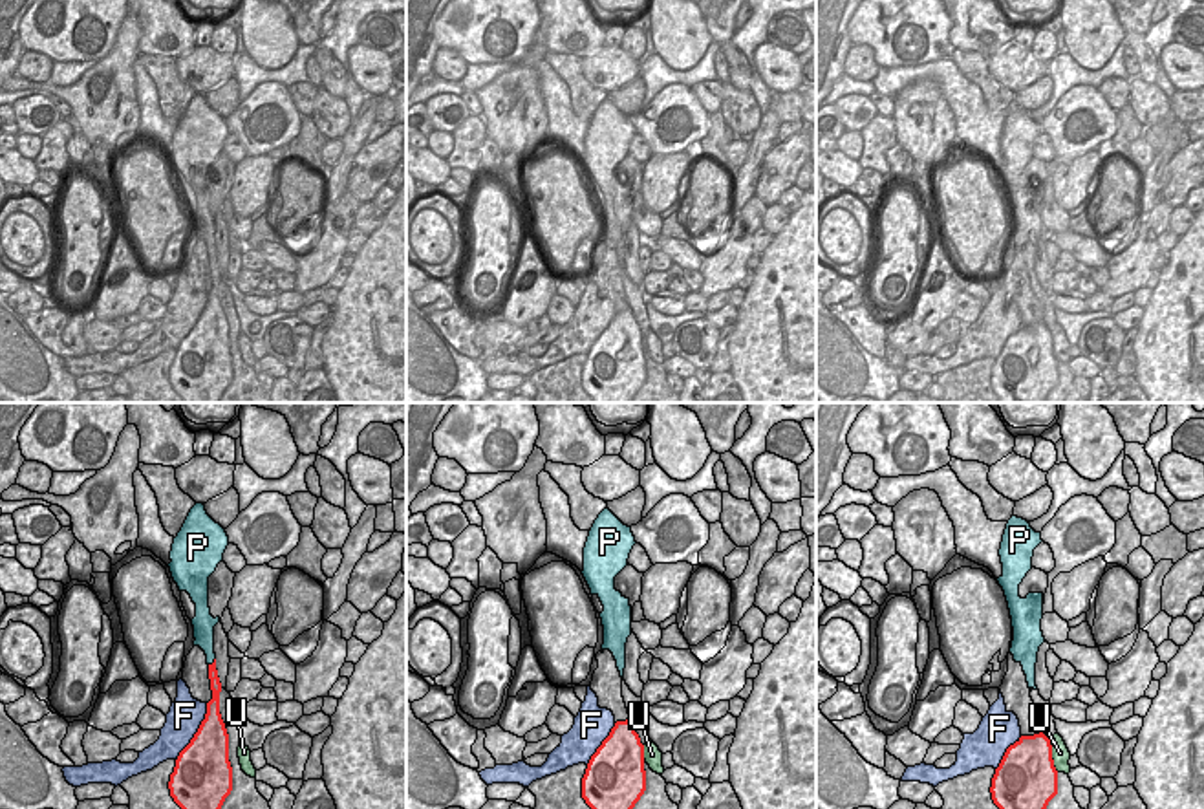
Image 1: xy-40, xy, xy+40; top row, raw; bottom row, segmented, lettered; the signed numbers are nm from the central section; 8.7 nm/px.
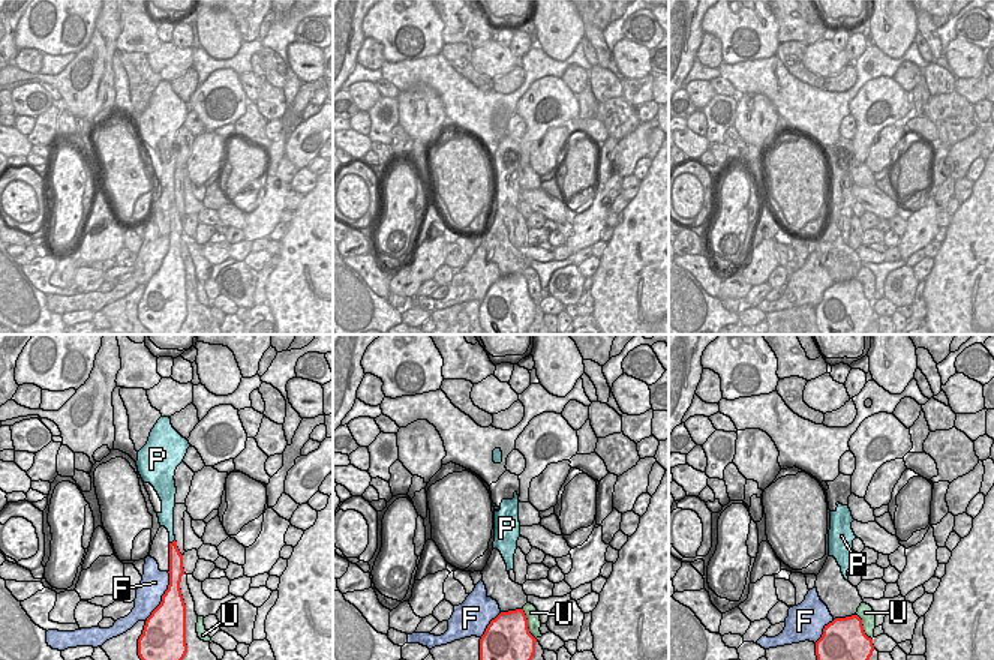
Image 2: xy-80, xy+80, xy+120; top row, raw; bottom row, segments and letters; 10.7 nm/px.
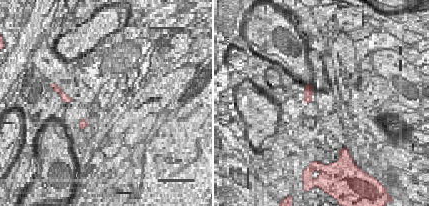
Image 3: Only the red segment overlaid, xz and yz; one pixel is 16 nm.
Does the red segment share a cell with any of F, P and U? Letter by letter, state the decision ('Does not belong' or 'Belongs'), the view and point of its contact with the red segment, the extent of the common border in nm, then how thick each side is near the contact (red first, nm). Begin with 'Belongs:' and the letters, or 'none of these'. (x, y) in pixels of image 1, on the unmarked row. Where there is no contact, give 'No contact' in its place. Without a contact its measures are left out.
Belongs: none of these
F: Does not belong. Touches red at xy-40 (196, 323). Shared border 600 nm. Thickness 400 nm (red) against 300 nm
P: Does not belong. Touches red at xy-40 (214, 251). Shared border 100 nm. Thickness 100 nm (red) against 170 nm
U: Does not belong. Touches red at xy+40 (1051, 346). Shared border 300 nm. Thickness 480 nm (red) against 160 nm

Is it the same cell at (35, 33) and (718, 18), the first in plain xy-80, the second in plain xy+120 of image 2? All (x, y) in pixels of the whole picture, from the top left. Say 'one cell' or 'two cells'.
one cell

